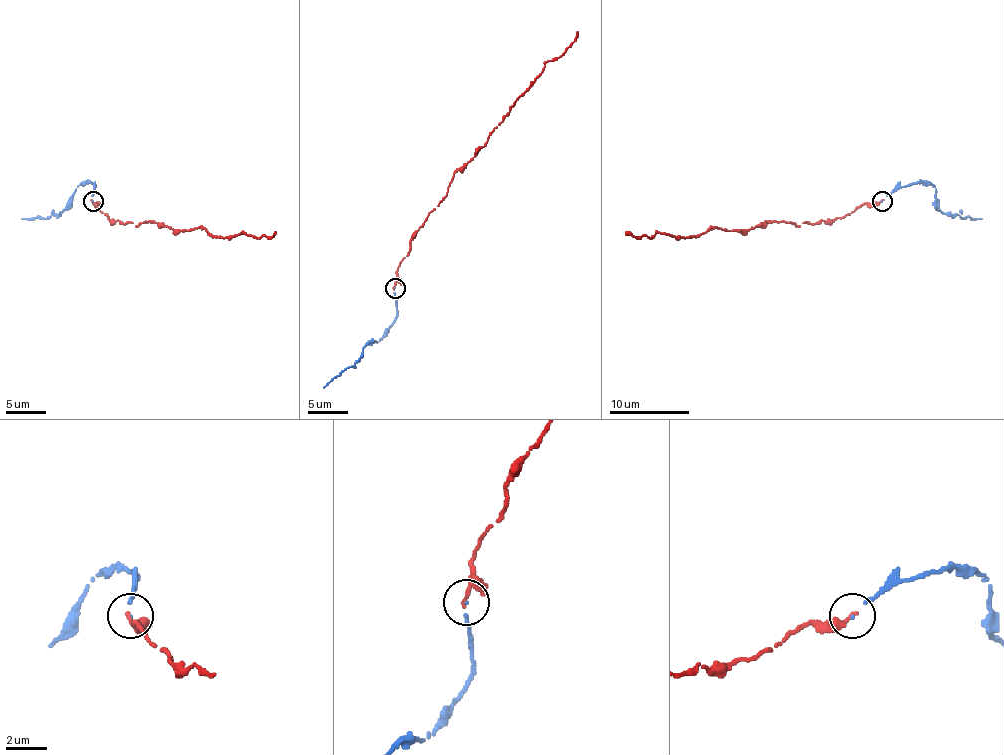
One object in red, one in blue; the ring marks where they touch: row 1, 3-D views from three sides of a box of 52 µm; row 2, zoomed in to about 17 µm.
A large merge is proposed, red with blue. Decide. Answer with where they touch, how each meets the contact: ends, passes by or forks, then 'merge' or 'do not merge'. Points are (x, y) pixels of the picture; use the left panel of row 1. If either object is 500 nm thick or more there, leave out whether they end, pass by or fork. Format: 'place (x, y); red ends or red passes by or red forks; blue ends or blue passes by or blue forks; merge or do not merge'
place (93, 201); red ends; blue ends; merge

